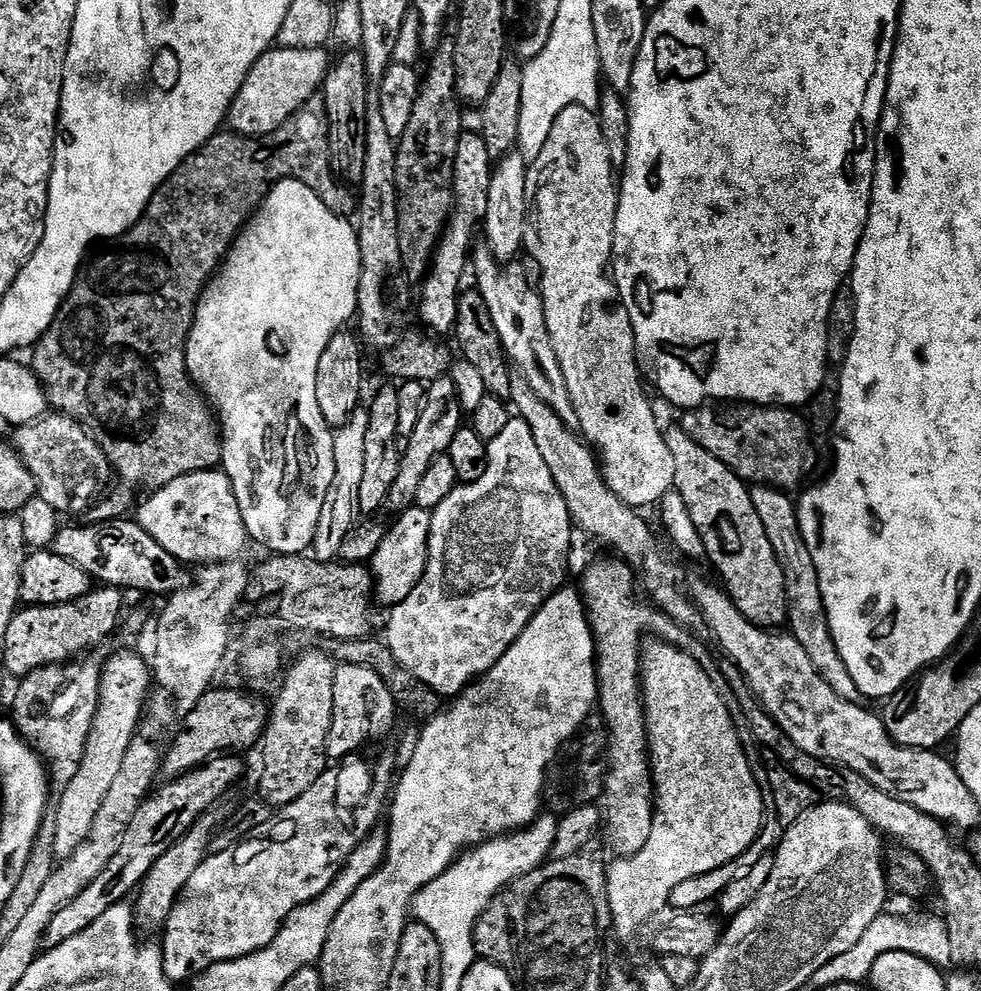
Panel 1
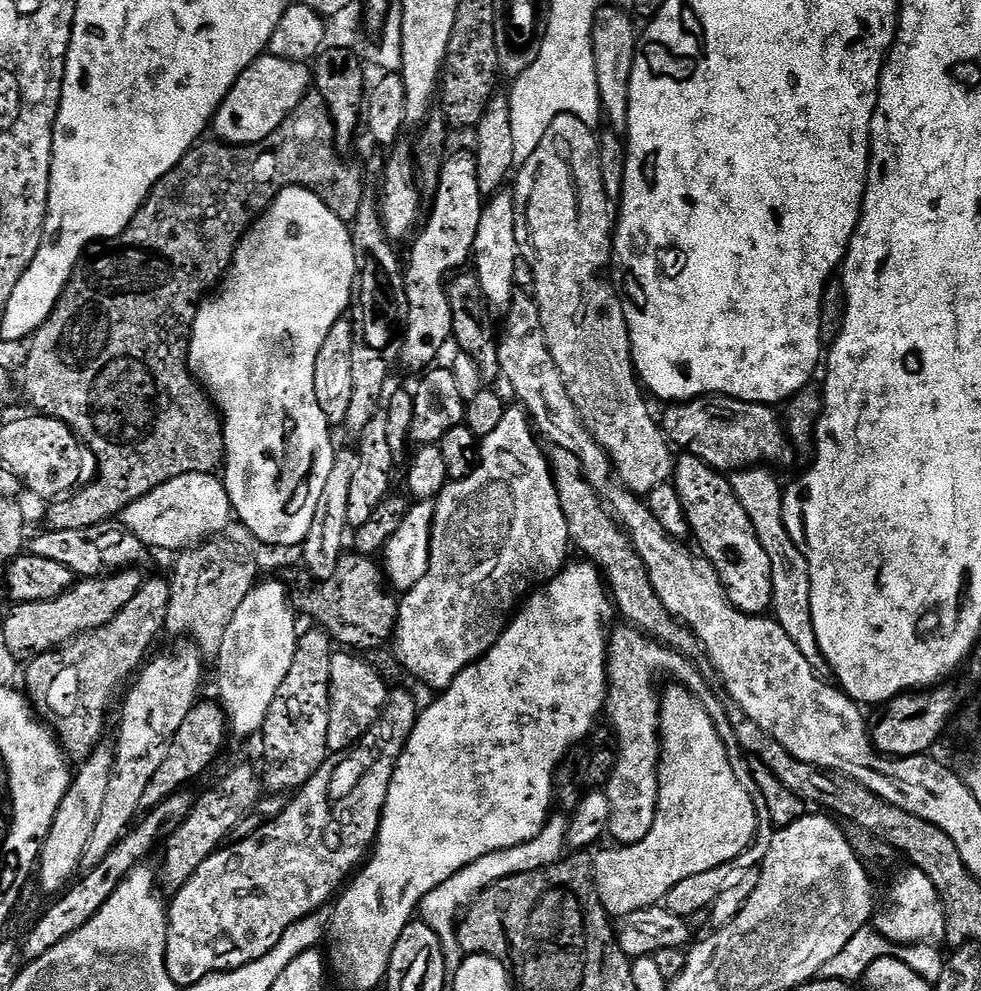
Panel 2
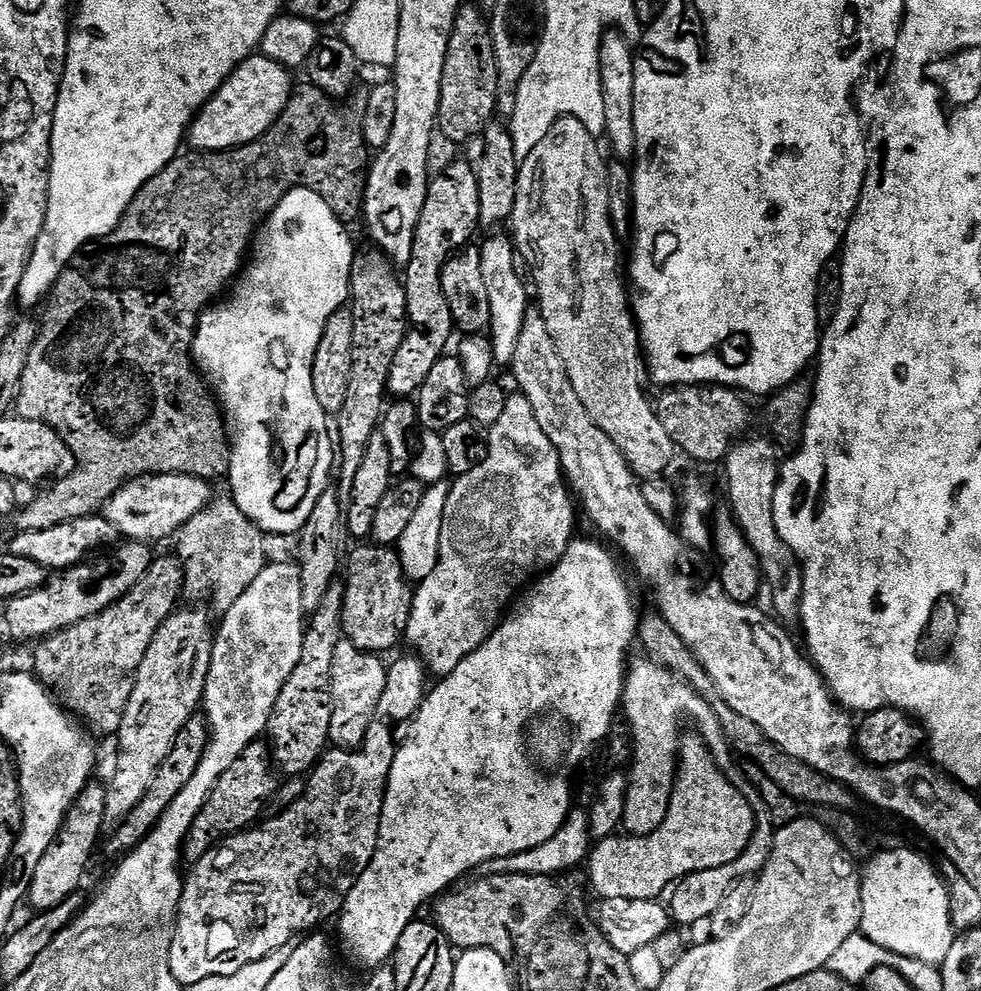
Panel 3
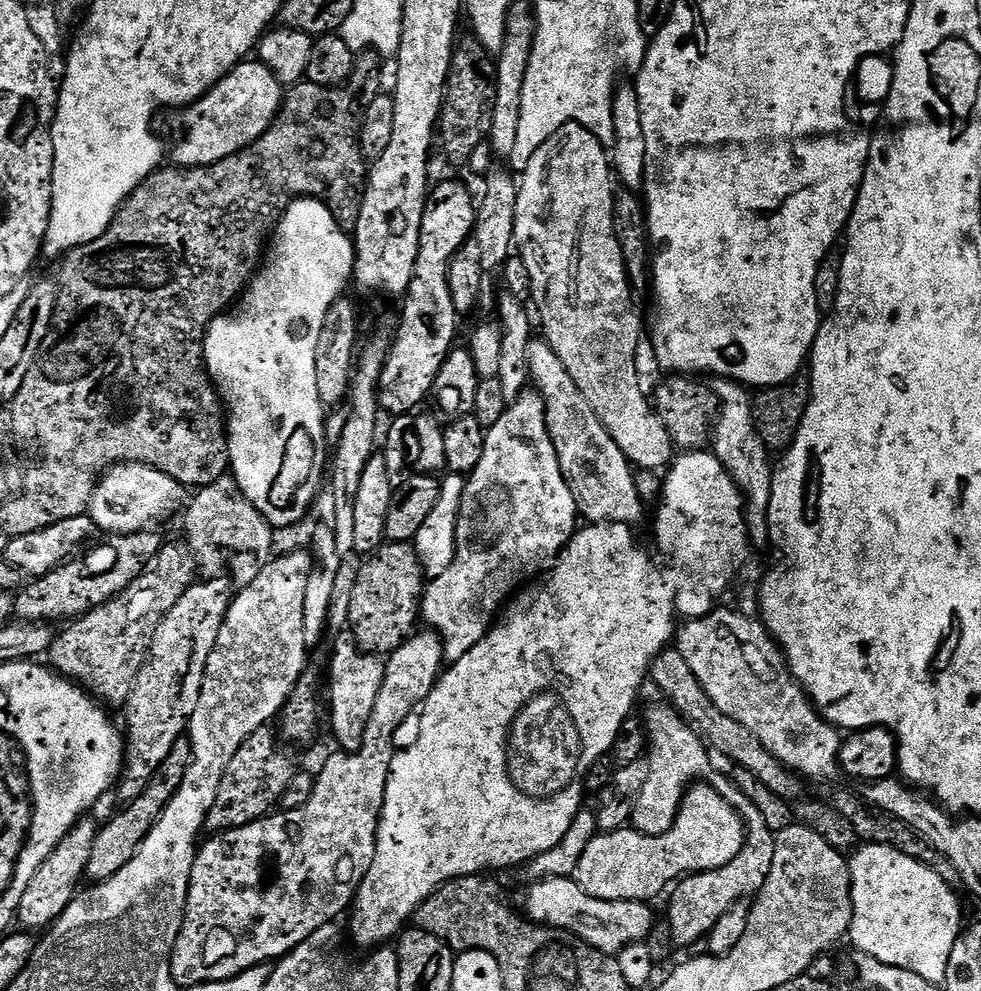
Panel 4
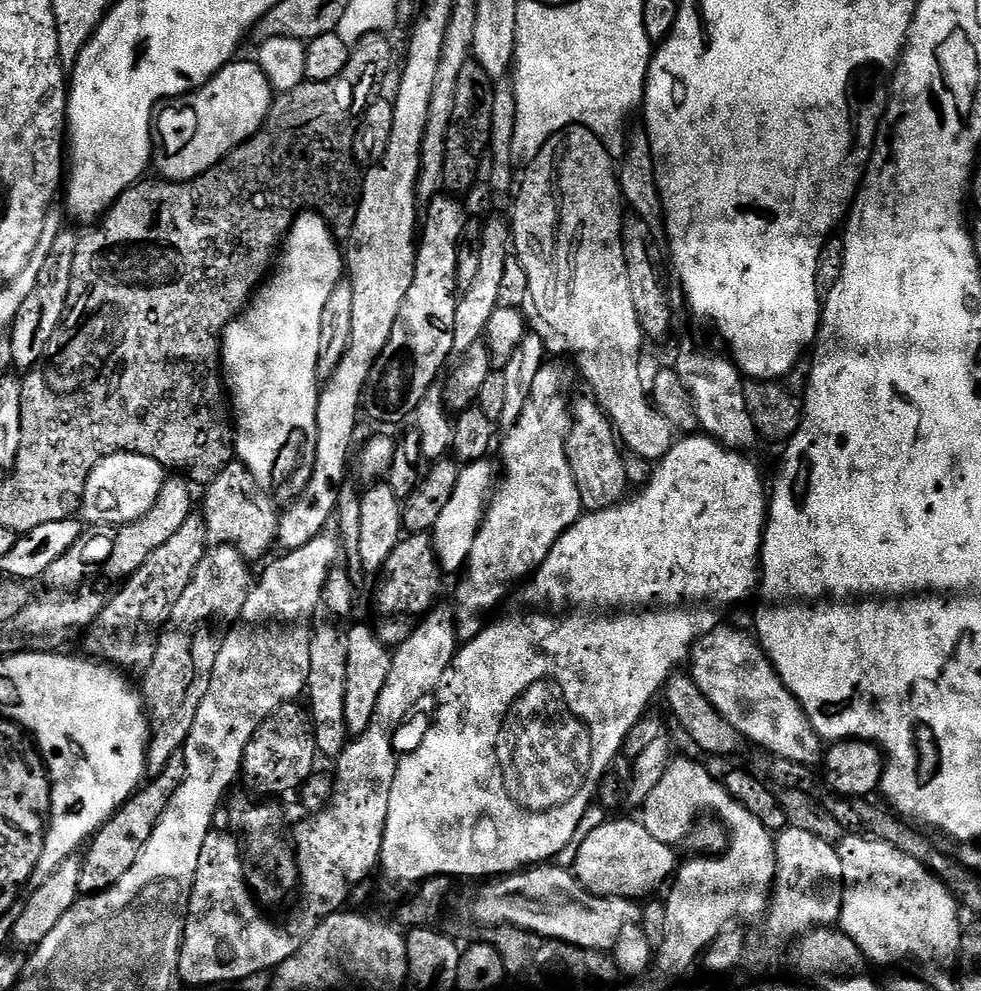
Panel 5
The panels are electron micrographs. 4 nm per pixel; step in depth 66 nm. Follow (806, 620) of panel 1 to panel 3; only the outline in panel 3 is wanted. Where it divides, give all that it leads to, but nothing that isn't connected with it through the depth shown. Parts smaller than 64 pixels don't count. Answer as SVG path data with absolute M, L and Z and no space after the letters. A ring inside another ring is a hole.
M744 438L733 444L722 461L724 476L728 479L728 500L732 503L730 511L740 525L746 542L750 542L754 554L760 560L761 573L767 579L768 576L772 579L771 611L785 625L795 625L800 619L800 600L804 597L804 570L790 546L786 546L786 542L778 534L778 526L774 524L774 492L780 481L781 466L781 461L776 460L778 448L768 438L748 439Z

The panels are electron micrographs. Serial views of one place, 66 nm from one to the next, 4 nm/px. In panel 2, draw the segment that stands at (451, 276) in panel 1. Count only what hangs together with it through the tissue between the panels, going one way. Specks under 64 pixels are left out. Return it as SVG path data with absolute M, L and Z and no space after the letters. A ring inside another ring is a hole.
M471 151L456 152L447 157L440 166L440 181L434 194L436 200L432 204L432 213L428 216L428 225L419 229L418 235L411 241L412 253L406 256L404 268L404 285L406 286L406 302L408 303L408 327L404 329L404 348L400 352L400 360L416 374L423 373L437 363L436 355L450 344L452 337L451 308L448 301L446 281L457 270L463 269L464 263L473 259L472 247L474 238L478 238L478 222L482 222L485 197L478 186L478 166L476 157Z

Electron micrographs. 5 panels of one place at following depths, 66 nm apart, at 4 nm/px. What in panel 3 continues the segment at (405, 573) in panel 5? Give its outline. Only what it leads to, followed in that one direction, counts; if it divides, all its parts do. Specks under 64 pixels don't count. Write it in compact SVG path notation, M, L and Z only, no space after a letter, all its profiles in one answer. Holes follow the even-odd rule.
M356 546L352 557L347 557L346 572L348 568L348 580L346 579L346 595L342 614L342 632L354 646L358 646L363 652L373 654L385 654L396 643L405 639L410 622L410 610L412 609L413 585L404 574L404 567L400 561L400 553L395 547L390 548L364 548L368 546Z

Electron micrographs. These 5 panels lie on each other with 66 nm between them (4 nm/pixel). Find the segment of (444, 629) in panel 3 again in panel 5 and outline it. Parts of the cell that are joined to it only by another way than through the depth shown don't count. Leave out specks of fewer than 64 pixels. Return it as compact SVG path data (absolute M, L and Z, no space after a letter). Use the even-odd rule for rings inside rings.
M552 362L545 363L534 378L534 387L530 389L530 396L526 399L521 417L514 422L512 428L503 433L504 441L503 436L499 441L498 452L500 448L500 460L504 463L504 481L501 484L499 481L494 495L486 505L484 518L474 538L474 546L470 546L468 563L459 577L460 585L456 588L454 619L456 635L461 641L472 640L486 627L486 621L493 615L491 612L504 599L505 603L513 589L521 582L527 581L536 569L542 566L542 562L546 562L560 535L582 515L578 486L574 482L570 462L566 458L566 438L568 429L572 426L572 418L570 400L568 404L563 390L560 389L563 384L563 374Z

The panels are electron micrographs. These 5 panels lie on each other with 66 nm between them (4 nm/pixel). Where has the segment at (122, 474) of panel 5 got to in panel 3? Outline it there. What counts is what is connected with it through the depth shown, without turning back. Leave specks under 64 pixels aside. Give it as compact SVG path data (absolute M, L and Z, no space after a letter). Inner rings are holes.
M150 476L130 480L112 495L106 505L106 520L132 542L153 542L175 537L184 524L214 499L213 485L197 476ZM112 523L112 524L111 524Z

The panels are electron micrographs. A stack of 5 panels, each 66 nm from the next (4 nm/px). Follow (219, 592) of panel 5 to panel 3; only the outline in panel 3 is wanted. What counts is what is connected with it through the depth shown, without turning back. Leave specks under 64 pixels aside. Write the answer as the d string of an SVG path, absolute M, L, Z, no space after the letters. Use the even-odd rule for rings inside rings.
M188 606L183 610L177 610L168 617L167 622L158 630L158 634L154 634L154 642L150 642L150 650L146 650L146 658L142 658L142 666L138 666L138 674L134 682L134 694L130 694L130 702L126 702L126 714L122 714L122 726L118 733L116 744L116 769L112 772L112 781L107 781L104 789L104 797L106 798L106 814L104 815L105 829L115 829L121 820L126 818L126 814L130 814L130 810L134 810L134 806L138 806L138 802L142 802L142 798L146 794L146 790L150 790L150 782L154 782L154 774L158 774L158 770L162 766L162 762L166 762L166 754L170 754L170 750L174 746L174 742L178 738L178 730L182 730L182 726L186 726L186 722L190 722L192 716L197 715L198 709L201 707L204 699L204 687L206 686L206 678L210 670L210 658L212 657L212 641L214 639L214 624L208 621L208 616L203 612L203 607Z

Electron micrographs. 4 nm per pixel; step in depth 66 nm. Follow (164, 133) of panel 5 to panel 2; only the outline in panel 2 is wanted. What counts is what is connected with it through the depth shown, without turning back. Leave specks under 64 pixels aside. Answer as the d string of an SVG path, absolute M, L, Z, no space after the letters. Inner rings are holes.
M261 54L250 67L234 82L230 94L218 106L216 116L213 118L210 128L214 133L215 139L226 144L263 144L265 138L274 134L284 125L284 121L291 117L294 111L302 101L309 95L308 87L311 89L314 84L314 76L310 71L308 64L299 64L283 60L271 54Z

